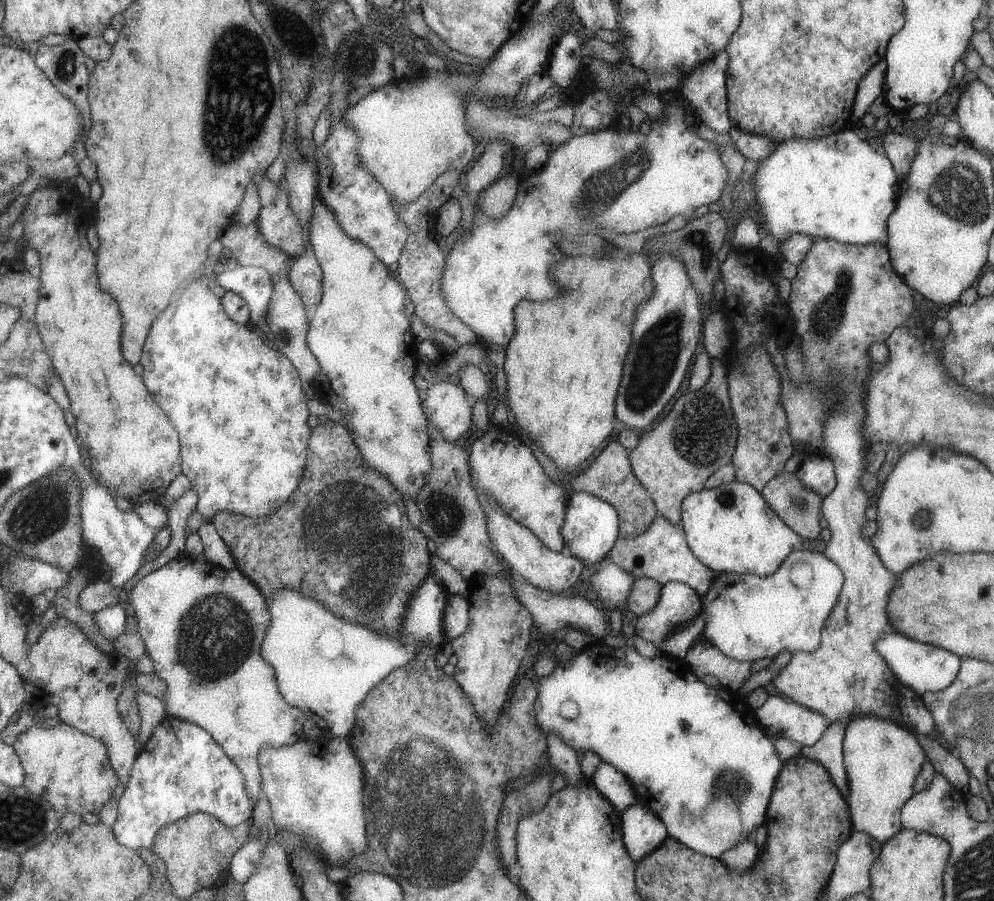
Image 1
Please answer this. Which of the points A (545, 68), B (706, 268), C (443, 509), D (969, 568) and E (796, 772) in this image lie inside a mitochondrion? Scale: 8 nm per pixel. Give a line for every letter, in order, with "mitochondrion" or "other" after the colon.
A: other
B: mitochondrion
C: mitochondrion
D: other
E: other

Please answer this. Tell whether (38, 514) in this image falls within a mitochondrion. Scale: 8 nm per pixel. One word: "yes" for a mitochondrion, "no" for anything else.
yes

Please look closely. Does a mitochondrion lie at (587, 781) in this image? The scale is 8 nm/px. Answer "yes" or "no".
no

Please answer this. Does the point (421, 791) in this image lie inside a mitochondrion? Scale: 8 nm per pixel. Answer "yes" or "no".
yes

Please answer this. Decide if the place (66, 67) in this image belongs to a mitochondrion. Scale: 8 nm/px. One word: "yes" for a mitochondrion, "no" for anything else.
yes

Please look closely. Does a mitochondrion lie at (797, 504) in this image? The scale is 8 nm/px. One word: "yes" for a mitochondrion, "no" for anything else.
yes

